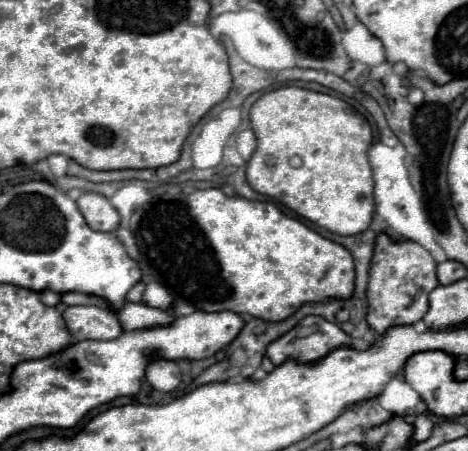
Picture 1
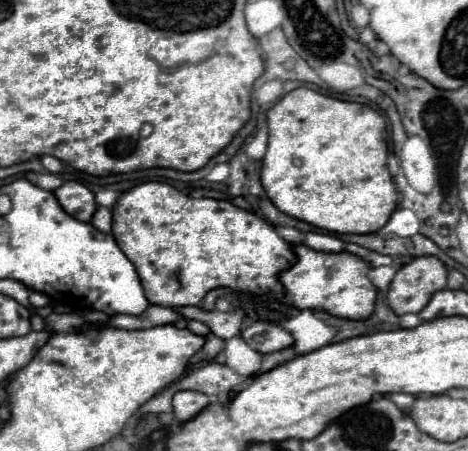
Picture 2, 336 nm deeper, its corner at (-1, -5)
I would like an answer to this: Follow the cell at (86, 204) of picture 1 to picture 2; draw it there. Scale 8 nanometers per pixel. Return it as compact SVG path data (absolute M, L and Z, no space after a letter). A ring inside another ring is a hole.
M66 181L54 193L56 193L56 199L60 201L60 207L68 215L86 223L92 219L96 211L96 201L94 201L94 193L88 187L84 187L78 181Z

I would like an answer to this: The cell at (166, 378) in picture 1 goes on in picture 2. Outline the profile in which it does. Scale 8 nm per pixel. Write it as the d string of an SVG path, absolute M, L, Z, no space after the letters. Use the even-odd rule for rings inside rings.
M178 391L174 395L174 415L180 423L194 419L206 405L210 405L210 397L198 391Z

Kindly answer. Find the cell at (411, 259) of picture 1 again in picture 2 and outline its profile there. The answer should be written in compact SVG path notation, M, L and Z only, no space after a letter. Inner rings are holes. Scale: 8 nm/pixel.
M416 257L390 283L388 303L396 315L420 313L436 291L446 287L446 267L438 257Z

